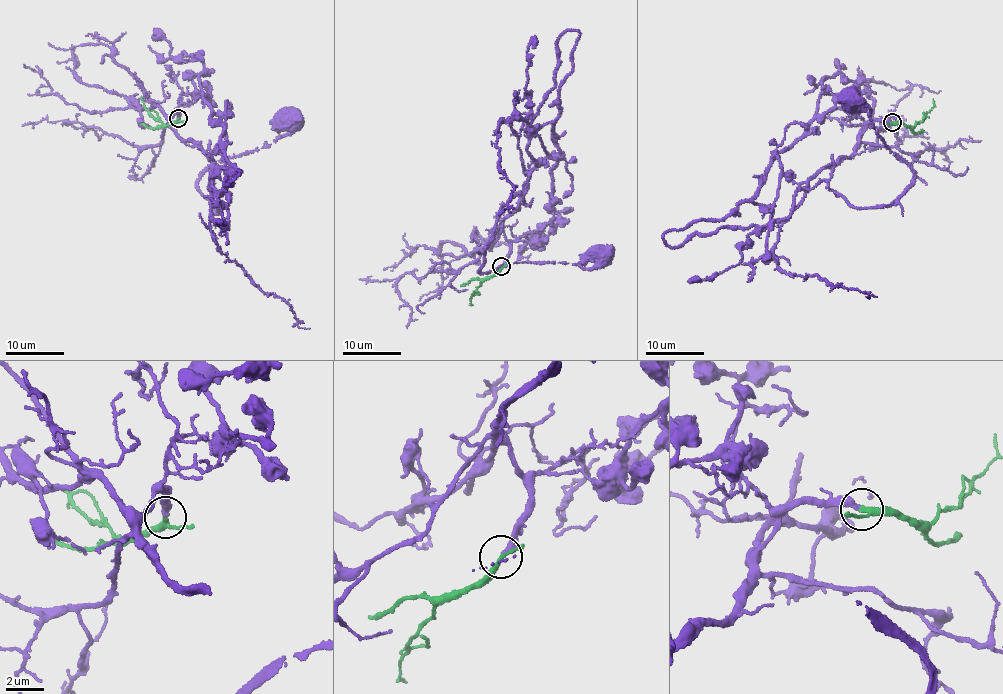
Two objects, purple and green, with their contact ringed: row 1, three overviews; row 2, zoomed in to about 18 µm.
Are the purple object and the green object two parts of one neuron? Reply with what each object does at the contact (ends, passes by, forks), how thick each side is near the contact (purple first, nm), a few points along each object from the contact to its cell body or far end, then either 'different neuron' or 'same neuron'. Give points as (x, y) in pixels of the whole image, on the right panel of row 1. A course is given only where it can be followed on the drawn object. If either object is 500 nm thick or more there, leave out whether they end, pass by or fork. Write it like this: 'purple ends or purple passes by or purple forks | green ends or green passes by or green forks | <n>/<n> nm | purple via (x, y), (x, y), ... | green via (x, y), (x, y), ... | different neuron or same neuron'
purple ends | green passes by | 360/220 nm | purple via (892, 123), (870, 122), (858, 149), (808, 190), (823, 180), (851, 205), (885, 207), (913, 176), (848, 99) | green via (892, 123), (910, 127), (922, 121), (933, 106), (933, 99) | same neuron

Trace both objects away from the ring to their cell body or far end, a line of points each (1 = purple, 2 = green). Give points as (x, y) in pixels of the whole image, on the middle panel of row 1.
1: (501, 266), (509, 246), (498, 228), (528, 174), (480, 271), (603, 254)
2: (501, 266), (496, 274), (483, 279), (472, 296), (473, 305)

